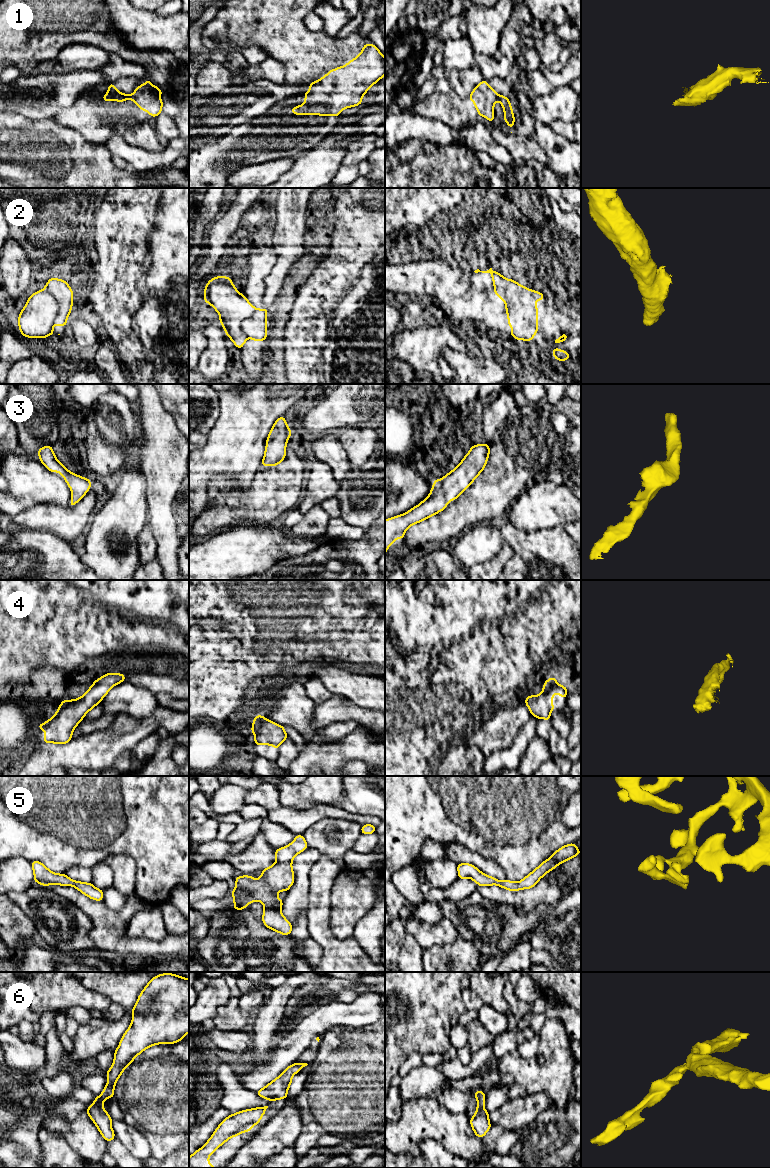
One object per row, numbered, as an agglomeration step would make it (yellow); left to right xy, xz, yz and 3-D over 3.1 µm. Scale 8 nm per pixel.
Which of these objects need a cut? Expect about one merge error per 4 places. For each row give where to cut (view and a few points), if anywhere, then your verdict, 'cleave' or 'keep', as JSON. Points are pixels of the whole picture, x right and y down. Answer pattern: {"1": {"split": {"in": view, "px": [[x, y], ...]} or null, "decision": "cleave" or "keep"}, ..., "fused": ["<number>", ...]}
{"1": {"split": null, "decision": "keep"}, "2": {"split": {"in": "xy", "px": [[42, 290], [46, 291], [56, 302], [57, 313], [53, 323]]}, "decision": "cleave"}, "3": {"split": null, "decision": "keep"}, "4": {"split": null, "decision": "keep"}, "5": {"split": null, "decision": "keep"}, "6": {"split": null, "decision": "keep"}, "fused": ["2"]}

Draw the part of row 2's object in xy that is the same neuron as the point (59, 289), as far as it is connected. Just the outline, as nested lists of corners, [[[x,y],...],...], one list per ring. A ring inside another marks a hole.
[[[50,278],[43,291],[50,294],[58,305],[58,311],[53,324],[66,326],[67,318],[70,315],[73,306],[73,290],[66,281]]]

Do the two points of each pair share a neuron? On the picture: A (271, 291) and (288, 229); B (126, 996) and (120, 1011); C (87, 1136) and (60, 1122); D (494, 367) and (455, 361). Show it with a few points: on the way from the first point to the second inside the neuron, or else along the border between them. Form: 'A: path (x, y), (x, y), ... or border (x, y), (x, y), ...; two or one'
A: path (277, 276), (286, 259), (288, 244); one
B: border (112, 1002), (119, 1003), (126, 1010); two
C: path (80, 1133), (67, 1128); one
D: path (484, 369), (469, 369), (465, 365); one

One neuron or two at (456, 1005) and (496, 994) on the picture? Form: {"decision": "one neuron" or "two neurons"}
{"decision": "two neurons"}

